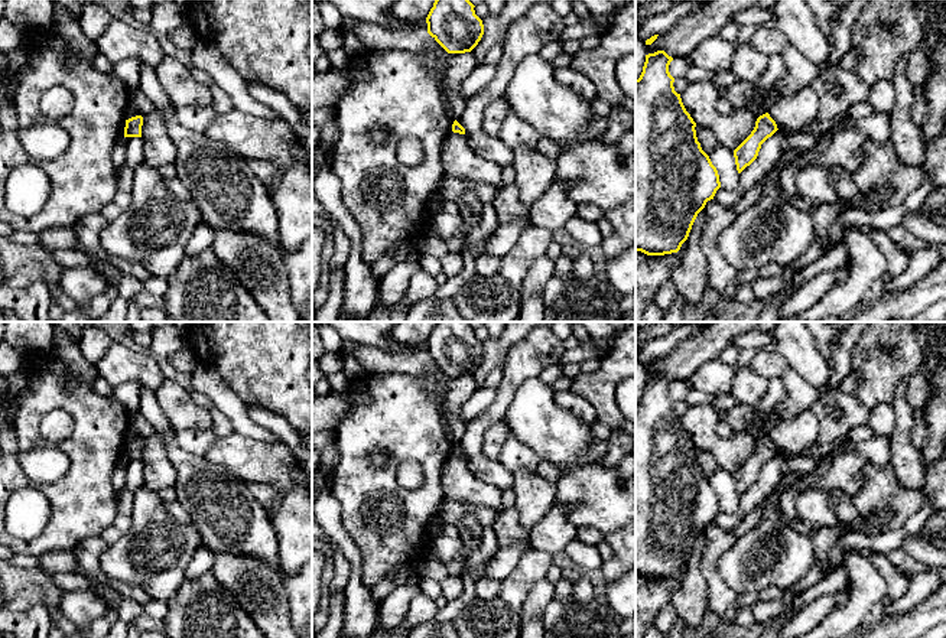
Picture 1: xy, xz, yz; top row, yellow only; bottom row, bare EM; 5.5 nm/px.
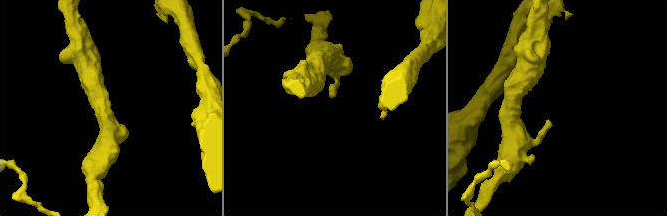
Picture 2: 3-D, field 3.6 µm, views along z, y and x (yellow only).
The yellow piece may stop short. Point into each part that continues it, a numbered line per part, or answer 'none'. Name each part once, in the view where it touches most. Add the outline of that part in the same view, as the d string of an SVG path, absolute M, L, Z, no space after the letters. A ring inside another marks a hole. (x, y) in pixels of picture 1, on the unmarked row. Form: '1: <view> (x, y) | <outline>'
none

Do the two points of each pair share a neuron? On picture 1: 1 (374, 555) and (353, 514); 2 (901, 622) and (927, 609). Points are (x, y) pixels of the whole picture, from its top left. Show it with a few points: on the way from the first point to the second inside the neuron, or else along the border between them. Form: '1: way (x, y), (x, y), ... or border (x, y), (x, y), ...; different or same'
1: way (374, 544), (374, 540), (361, 524); same
2: way (907, 622), (914, 622), (922, 615); same

